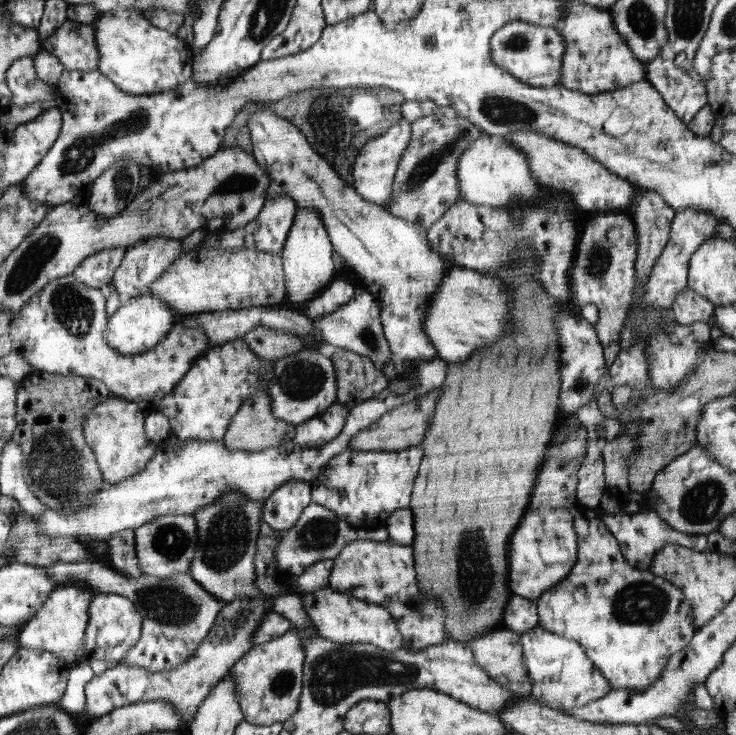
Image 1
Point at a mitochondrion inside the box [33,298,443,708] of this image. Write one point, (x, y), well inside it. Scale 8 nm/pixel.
(226, 537)

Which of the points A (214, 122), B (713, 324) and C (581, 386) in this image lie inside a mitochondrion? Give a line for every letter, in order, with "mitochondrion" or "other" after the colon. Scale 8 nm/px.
A: other
B: other
C: mitochondrion

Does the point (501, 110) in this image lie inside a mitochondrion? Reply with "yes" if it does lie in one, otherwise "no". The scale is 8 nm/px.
yes

